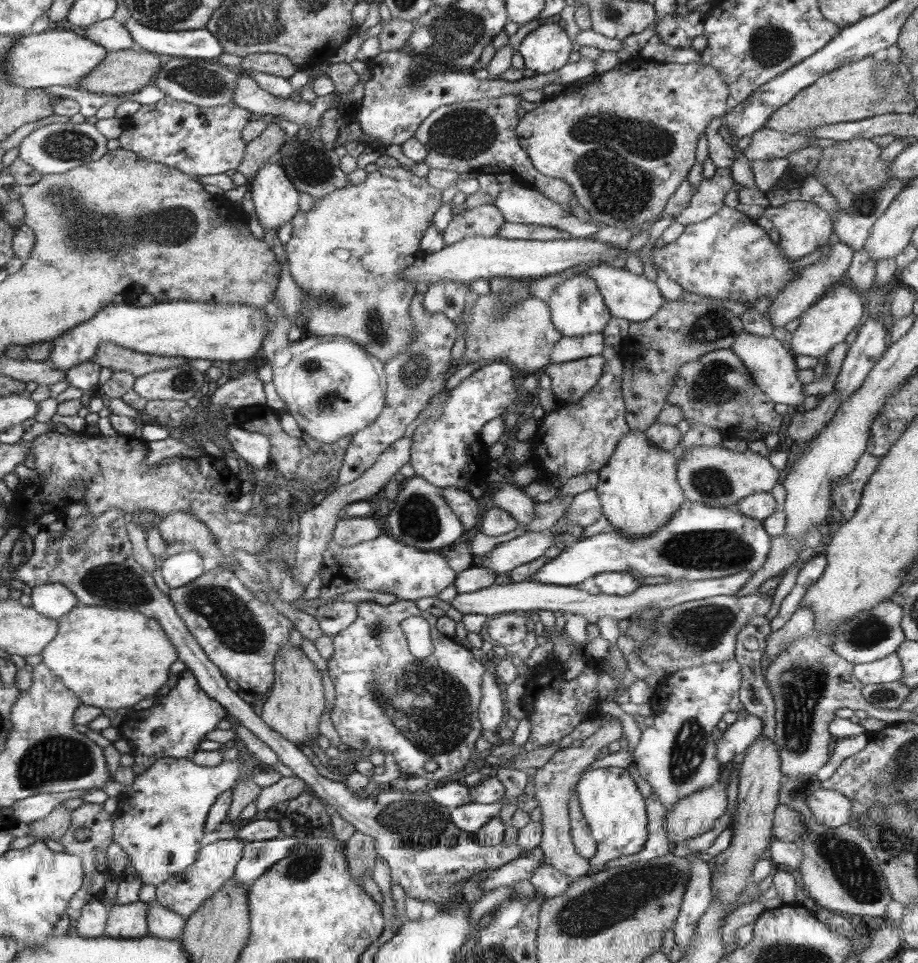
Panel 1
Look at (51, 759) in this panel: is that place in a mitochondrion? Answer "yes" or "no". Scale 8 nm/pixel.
yes

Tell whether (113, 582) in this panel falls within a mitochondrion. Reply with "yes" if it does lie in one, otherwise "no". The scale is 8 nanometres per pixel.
yes

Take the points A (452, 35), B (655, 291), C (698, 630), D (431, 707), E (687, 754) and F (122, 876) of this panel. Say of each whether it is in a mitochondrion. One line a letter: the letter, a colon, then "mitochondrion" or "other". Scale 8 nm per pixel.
A: mitochondrion
B: other
C: mitochondrion
D: mitochondrion
E: mitochondrion
F: other

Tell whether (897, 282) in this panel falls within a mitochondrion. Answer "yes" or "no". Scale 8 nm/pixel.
no

